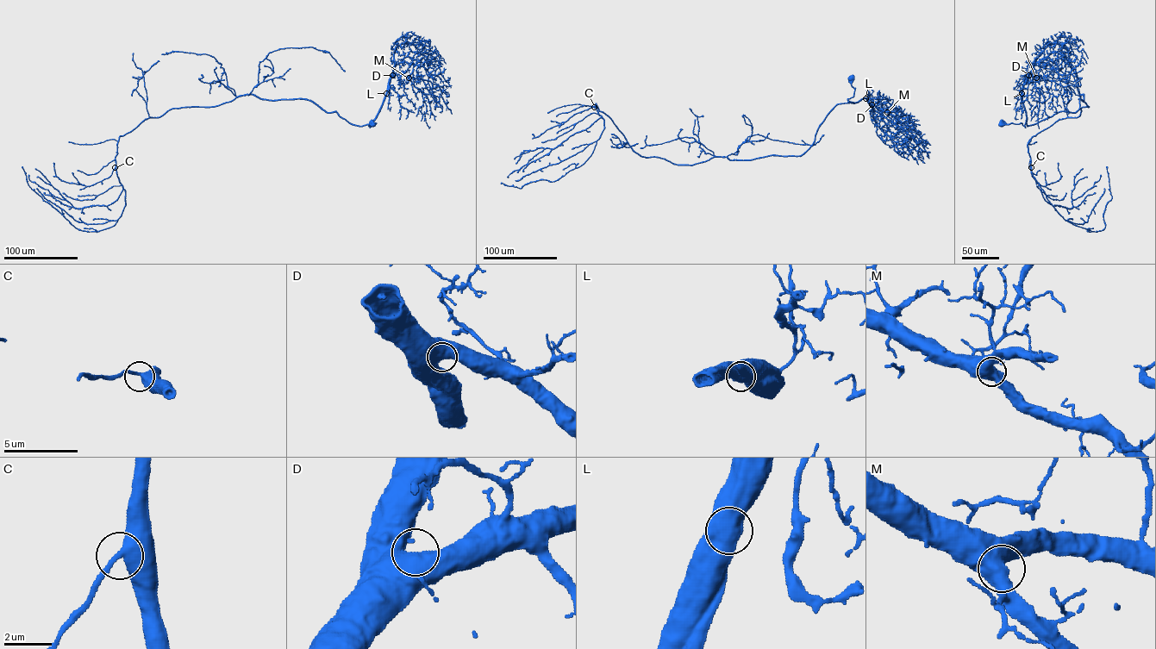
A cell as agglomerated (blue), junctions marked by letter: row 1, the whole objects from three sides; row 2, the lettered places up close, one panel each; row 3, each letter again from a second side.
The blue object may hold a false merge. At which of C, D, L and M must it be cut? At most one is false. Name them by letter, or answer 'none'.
none

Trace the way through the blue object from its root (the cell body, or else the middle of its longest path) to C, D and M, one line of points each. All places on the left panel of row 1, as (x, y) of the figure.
C: (371, 124), (353, 125), (305, 99), (244, 94), (146, 118), (119, 138), (115, 167)
D: (371, 124), (376, 123), (368, 125), (376, 117), (392, 75)
M: (371, 124), (376, 123), (368, 125), (376, 117), (390, 78), (397, 74), (409, 78)

